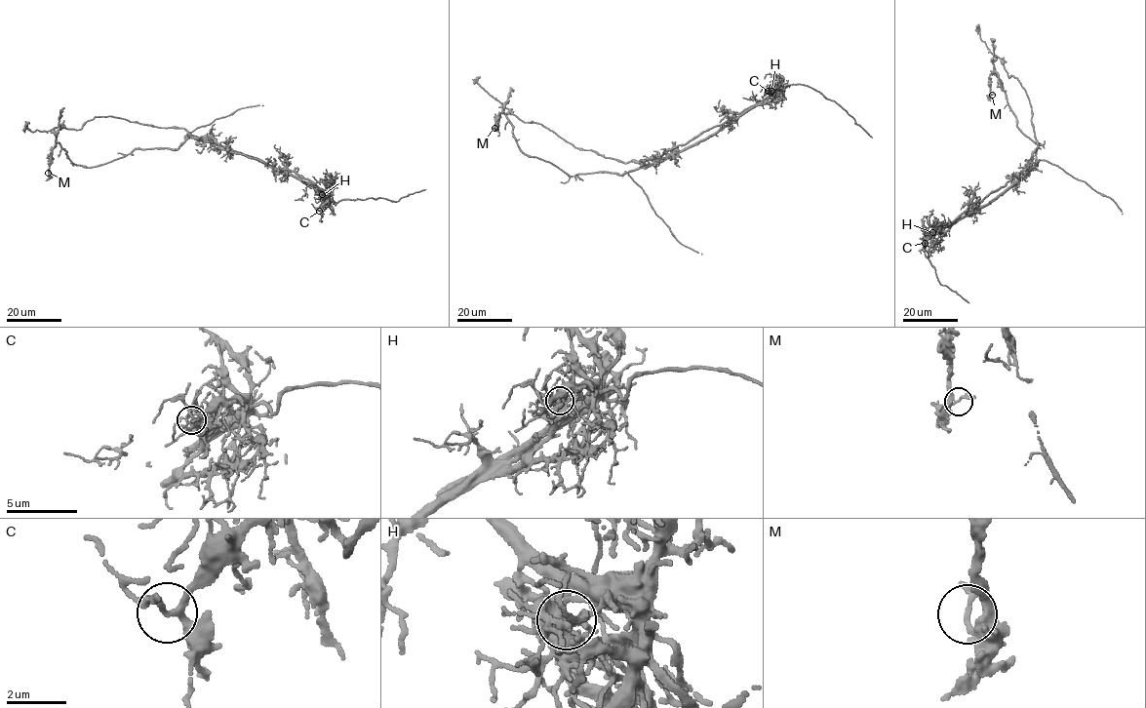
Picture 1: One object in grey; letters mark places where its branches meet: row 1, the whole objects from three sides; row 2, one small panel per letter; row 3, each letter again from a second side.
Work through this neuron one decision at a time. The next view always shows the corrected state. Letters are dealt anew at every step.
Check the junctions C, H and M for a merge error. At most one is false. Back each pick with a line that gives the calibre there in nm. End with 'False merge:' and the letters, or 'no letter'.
H: Thickness 130 nm
False merge: H

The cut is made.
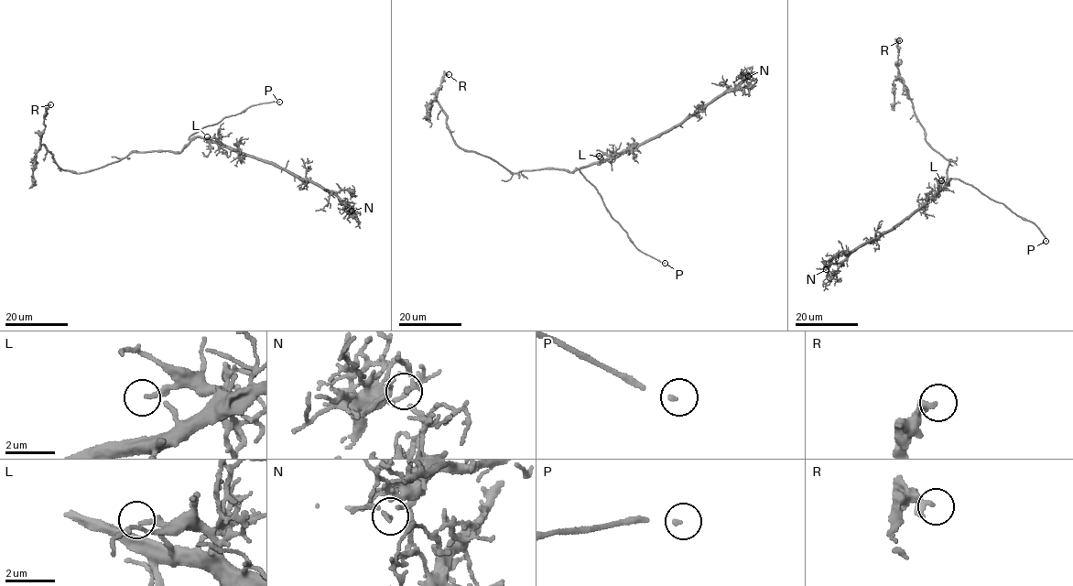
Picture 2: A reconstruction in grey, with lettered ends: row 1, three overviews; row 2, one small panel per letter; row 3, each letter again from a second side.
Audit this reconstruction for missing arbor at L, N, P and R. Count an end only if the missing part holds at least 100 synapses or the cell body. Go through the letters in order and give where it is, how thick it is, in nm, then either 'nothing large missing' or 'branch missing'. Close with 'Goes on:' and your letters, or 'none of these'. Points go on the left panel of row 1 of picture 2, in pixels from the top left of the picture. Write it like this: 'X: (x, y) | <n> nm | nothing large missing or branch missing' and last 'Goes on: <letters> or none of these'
L: (207, 136) | 130 nm | nothing large missing
N: (352, 211) | 90 nm | nothing large missing
P: (279, 102) | 120 nm | branch missing
R: (50, 104) | 240 nm | nothing large missing
Goes on: P

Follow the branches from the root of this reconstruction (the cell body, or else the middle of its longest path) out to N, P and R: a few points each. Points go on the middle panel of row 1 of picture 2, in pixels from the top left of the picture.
N: (572, 171), (604, 161), (667, 132), (736, 87), (749, 72), (748, 76)
P: (572, 171), (580, 168), (579, 172), (596, 189), (607, 211), (633, 244), (665, 263)
R: (572, 171), (541, 168), (512, 172), (489, 157), (460, 148), (436, 99), (443, 75), (449, 74)

